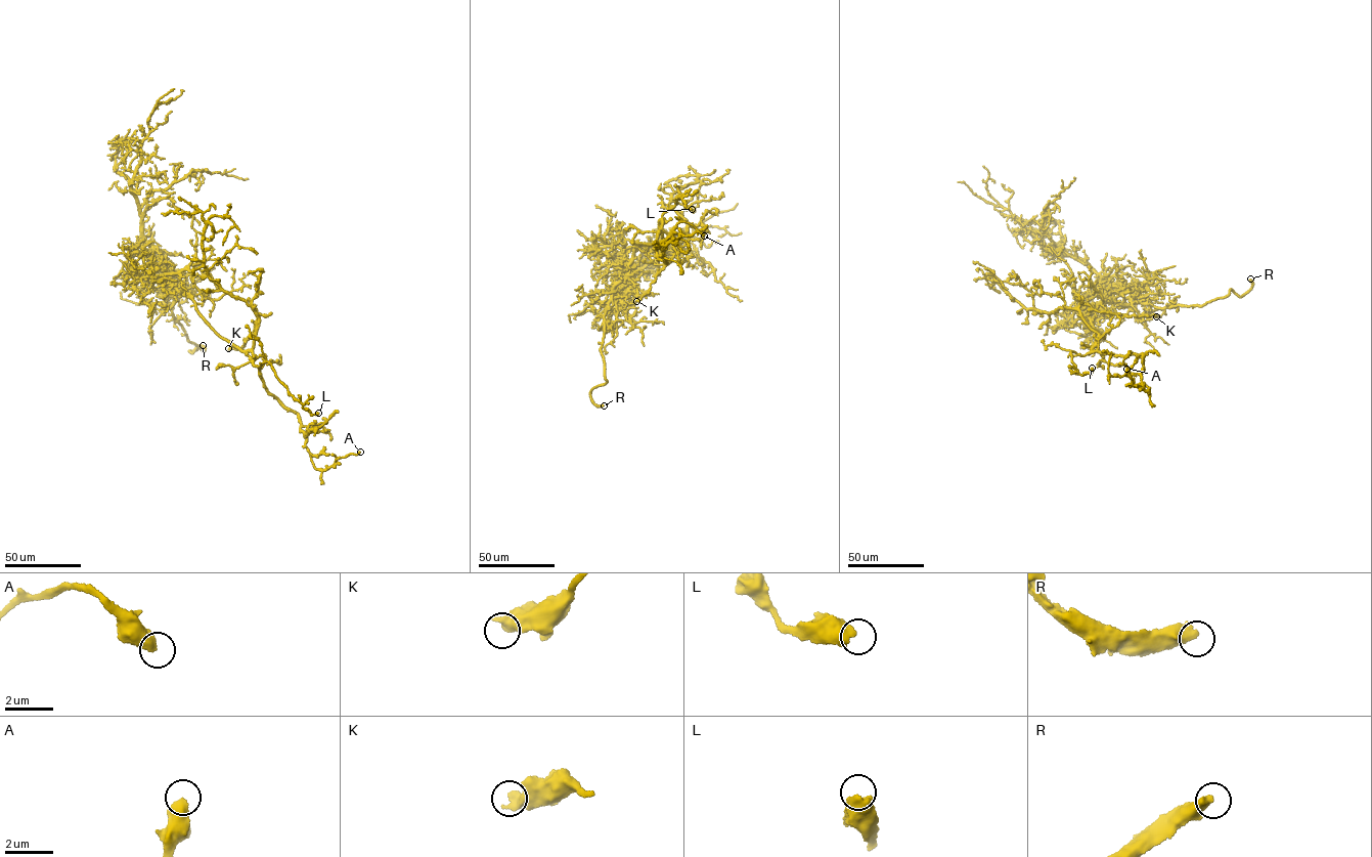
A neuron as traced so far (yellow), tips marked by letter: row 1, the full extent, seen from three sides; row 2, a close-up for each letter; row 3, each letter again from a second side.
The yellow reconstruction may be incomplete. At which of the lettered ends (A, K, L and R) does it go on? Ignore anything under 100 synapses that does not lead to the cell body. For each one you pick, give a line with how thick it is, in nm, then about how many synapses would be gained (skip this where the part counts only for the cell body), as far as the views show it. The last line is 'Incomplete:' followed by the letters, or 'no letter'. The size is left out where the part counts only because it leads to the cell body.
R: 500 nm thick
Incomplete: R

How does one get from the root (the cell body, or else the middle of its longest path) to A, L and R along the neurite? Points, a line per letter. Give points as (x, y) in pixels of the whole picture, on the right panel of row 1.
A: (1092, 325), (1104, 335), (1089, 353), (1143, 354), (1141, 382), (1149, 395), (1132, 383), (1126, 369)
L: (1092, 325), (1103, 337), (1099, 336), (1089, 353), (1070, 354), (1076, 373), (1091, 373), (1092, 368)
R: (1092, 325), (1091, 312), (1104, 309), (1106, 301), (1200, 305), (1231, 290), (1244, 294), (1250, 279)

